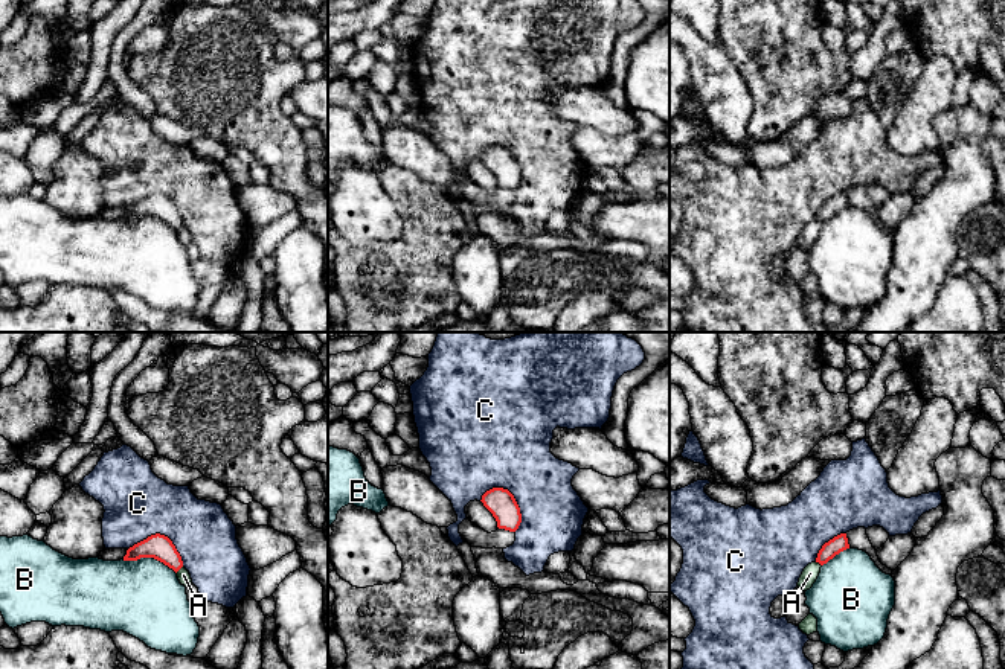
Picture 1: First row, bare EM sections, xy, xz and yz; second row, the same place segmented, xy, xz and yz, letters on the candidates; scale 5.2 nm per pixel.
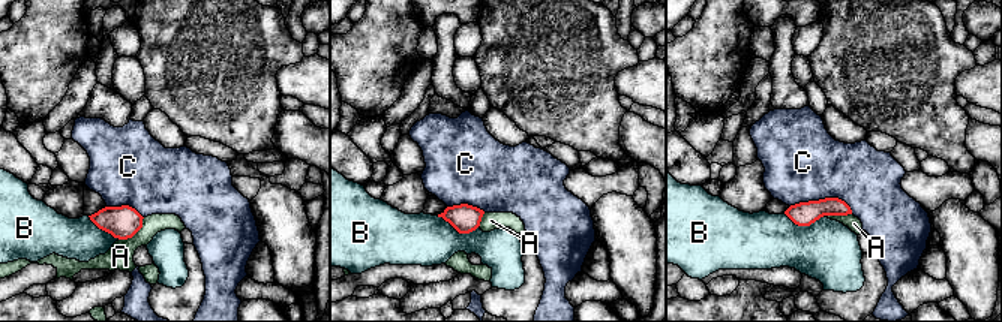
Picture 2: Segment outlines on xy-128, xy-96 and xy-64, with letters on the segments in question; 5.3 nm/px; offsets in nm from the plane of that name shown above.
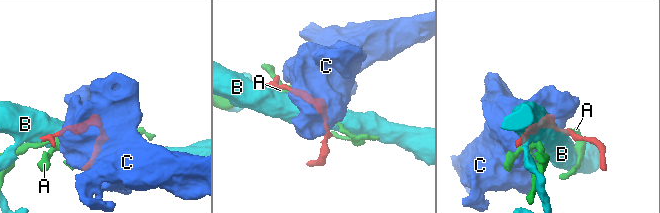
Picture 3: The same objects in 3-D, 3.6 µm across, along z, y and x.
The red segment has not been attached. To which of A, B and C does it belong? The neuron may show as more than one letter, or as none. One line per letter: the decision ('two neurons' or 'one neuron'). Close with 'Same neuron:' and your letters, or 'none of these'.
A: two neurons
B: two neurons
C: one neuron
Same neuron: C

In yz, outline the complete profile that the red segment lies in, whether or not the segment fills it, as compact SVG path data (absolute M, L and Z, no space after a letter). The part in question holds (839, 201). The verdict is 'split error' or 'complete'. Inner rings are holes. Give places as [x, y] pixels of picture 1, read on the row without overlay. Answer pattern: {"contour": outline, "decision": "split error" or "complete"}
{"contour": "M866 98L852 101L846 119L831 119L820 134L811 140L791 162L773 168L756 168L750 163L738 168L712 158L705 145L709 139L697 139L677 149L669 149L669 195L683 209L683 222L669 244L669 250L689 267L695 285L685 297L682 332L813 332L814 323L805 315L804 305L810 299L787 276L770 273L778 254L790 254L798 245L804 227L811 221L827 222L849 207L846 192L857 186L883 186L889 195L907 194L920 175L942 162L941 149L918 155L900 155L888 142L888 131Z", "decision": "split error"}

